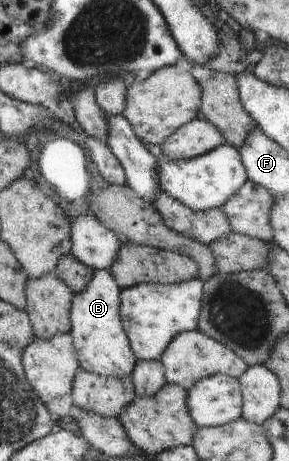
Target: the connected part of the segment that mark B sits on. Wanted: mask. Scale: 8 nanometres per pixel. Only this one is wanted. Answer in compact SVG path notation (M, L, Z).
M96 271L71 305L71 338L82 370L105 377L124 379L133 374L138 360L121 324L121 289L108 271Z

